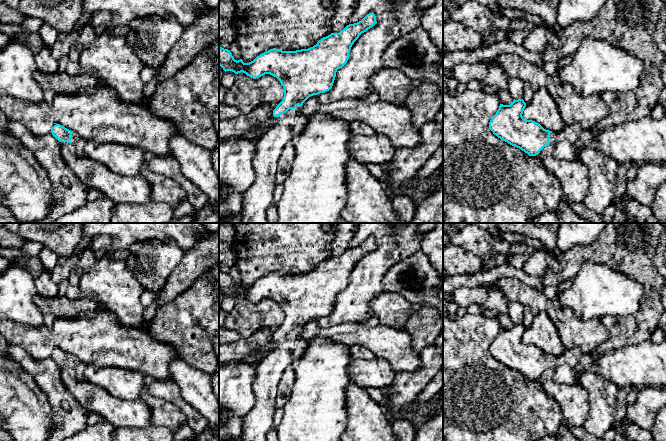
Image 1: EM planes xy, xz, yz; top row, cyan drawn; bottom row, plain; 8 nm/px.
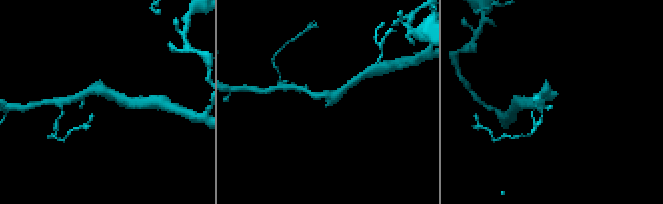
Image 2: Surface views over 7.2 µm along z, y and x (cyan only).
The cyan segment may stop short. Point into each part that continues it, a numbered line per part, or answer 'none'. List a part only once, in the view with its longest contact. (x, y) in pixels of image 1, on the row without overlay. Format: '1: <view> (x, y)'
1: xz (257, 423)

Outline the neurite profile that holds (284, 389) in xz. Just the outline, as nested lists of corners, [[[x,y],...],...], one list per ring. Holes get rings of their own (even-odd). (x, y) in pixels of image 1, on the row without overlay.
[[[289,366],[283,373],[282,379],[277,387],[277,396],[275,399],[276,409],[283,408],[290,399],[292,388],[295,382],[295,370]]]

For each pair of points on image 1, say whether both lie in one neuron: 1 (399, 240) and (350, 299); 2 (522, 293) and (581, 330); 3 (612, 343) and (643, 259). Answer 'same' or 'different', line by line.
1: same
2: same
3: same

